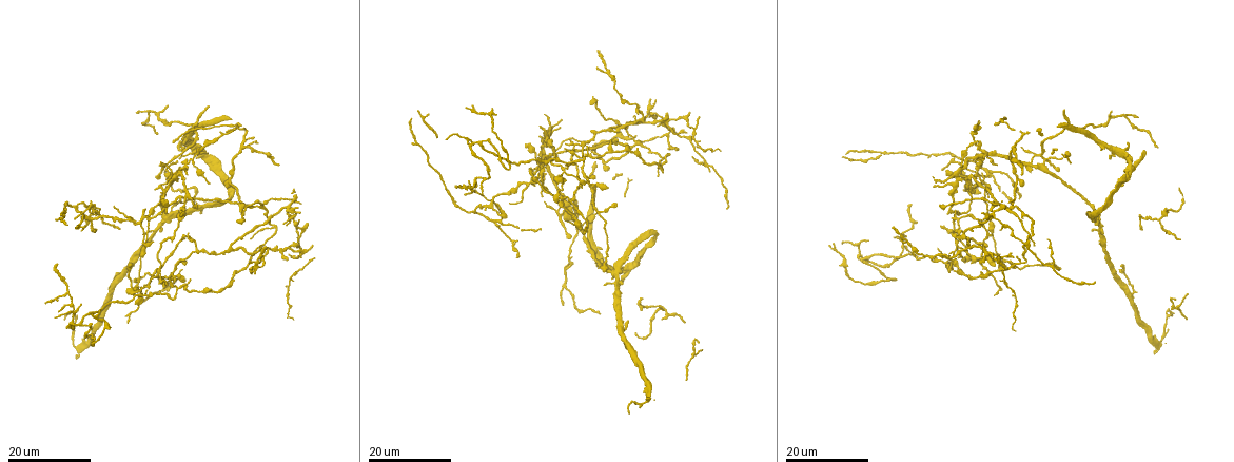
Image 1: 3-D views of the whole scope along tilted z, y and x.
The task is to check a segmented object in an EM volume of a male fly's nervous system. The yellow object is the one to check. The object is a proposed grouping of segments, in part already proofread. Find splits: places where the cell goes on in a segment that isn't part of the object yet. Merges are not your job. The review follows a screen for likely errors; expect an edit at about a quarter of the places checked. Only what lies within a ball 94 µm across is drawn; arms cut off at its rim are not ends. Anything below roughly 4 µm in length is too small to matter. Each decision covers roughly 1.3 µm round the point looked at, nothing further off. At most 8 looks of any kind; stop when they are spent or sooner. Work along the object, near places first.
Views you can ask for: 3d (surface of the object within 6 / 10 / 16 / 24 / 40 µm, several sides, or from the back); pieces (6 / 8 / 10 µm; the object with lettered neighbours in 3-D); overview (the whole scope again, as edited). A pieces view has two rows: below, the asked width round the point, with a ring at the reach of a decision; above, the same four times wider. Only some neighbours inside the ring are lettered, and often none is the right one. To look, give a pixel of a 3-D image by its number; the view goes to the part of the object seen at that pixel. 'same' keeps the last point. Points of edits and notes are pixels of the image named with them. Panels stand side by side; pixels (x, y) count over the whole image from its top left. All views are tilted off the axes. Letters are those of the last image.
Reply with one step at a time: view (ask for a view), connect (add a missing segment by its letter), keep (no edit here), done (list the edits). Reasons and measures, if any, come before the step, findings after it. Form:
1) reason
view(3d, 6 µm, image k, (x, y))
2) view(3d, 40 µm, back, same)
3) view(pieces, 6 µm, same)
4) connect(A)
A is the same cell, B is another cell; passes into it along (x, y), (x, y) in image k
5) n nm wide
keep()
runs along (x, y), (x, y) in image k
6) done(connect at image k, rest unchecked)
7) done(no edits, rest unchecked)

branch stops here
view(3d, 24 µm, image 1, (120, 226))

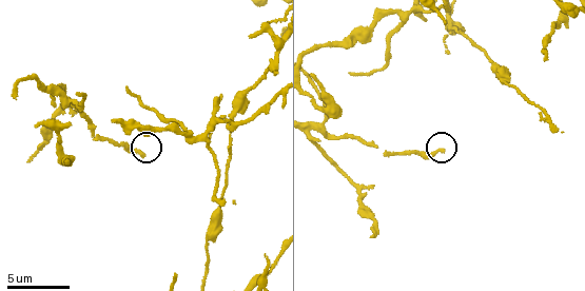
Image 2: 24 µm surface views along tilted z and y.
view(pieces, 8 µm, image 2, (440, 151))

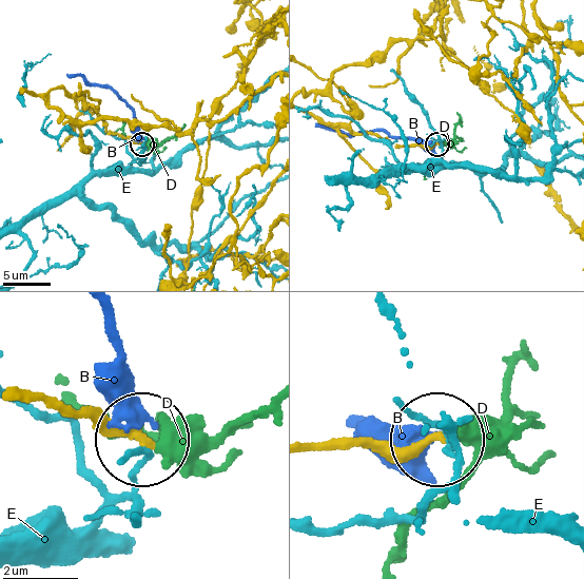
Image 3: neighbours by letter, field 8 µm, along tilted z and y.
keep()
B, D and E are other cells; none of them fits

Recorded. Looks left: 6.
thin end
view(3d, 16 µm, image 1, (169, 279))

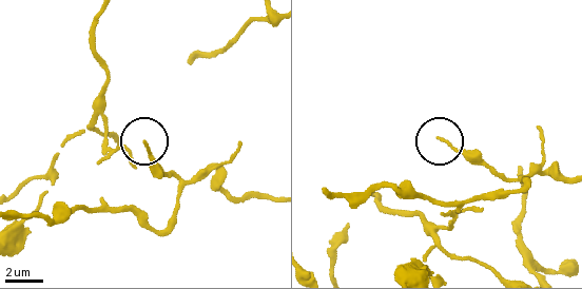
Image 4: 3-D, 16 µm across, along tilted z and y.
view(pieces, 6 µm, image 4, (146, 141))

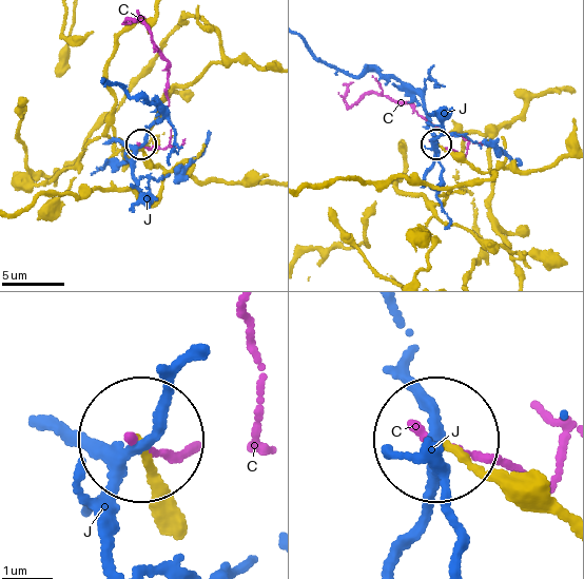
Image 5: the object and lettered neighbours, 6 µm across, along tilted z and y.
keep()
C and J are other cells; no lettered segment goes on from it

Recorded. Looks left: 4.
tapers out
view(3d, 24 µm, image 1, (166, 282))

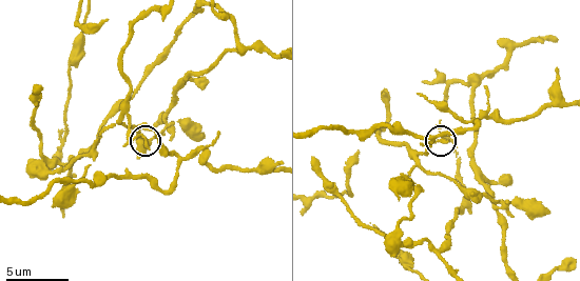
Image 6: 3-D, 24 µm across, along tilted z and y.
view(pieces, 6 µm, image 6, (148, 147))

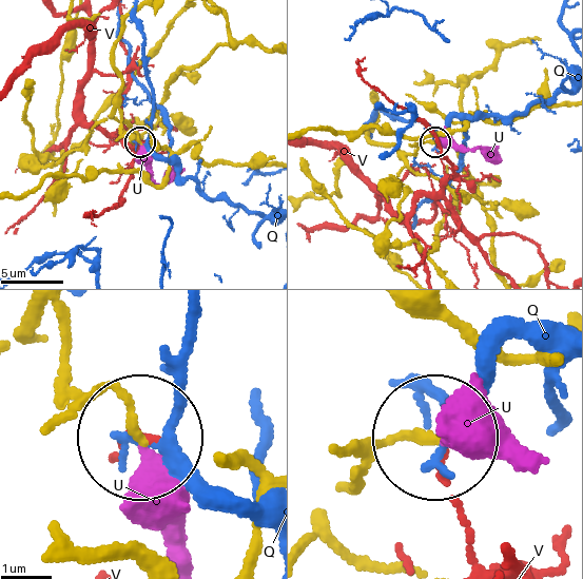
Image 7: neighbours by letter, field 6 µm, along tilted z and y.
connect(U)
U is the same cell, Q and V are other cells; passes into it along (342, 491), (371, 451), (400, 439), (494, 455) in image 7; the cell continues

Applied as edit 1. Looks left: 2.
branch stops here
view(pieces, 8 µm, image 6, (313, 159))

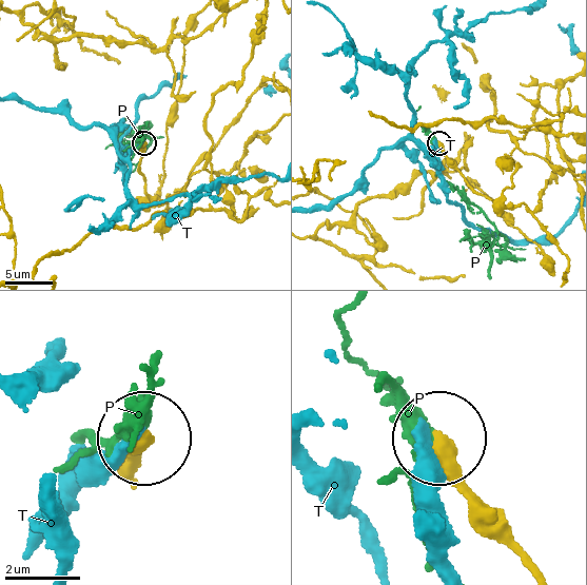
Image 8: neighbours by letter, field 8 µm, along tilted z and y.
360 nm wide
keep()
P and T are other cells; runs along (534, 567), (439, 442) in image 8; none of them fits

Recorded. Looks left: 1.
done(connect at image 7, rest unchecked)

